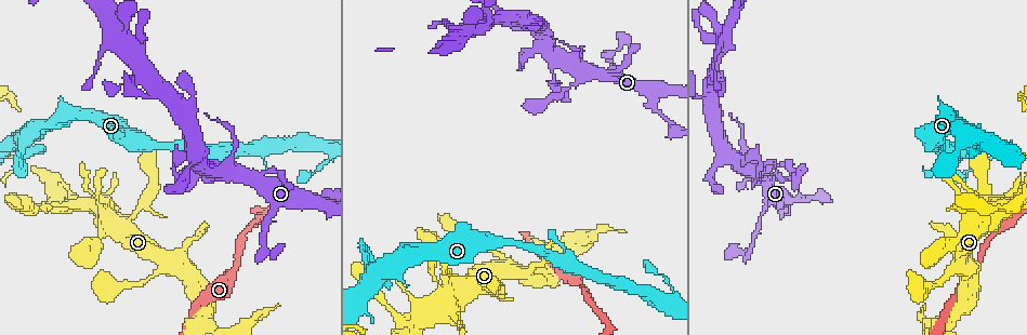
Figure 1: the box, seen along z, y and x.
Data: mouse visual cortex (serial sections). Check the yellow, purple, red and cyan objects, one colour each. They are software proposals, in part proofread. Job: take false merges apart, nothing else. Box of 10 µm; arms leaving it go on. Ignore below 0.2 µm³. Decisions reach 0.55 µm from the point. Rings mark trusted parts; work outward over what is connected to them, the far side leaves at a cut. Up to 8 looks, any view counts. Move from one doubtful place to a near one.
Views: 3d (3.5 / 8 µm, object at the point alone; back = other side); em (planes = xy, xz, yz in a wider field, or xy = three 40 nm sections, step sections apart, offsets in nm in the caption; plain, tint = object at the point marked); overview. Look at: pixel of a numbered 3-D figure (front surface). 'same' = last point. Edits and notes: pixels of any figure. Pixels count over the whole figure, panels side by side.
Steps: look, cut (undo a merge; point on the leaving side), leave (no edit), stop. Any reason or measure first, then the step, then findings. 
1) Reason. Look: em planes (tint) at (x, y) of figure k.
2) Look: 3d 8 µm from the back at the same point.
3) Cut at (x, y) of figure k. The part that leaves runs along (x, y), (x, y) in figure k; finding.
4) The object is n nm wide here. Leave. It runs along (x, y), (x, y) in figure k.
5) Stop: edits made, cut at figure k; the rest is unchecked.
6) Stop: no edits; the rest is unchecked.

Calibre changes. Look: 3d 3.5 µm at (236, 261) of figure 1.

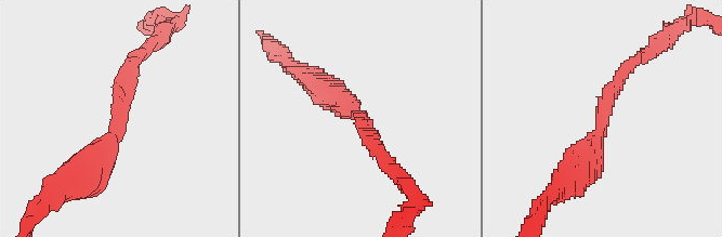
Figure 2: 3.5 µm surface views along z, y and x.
Need the tissue. Look: em xy step 3 (tint) at (361, 117) of figure 2.

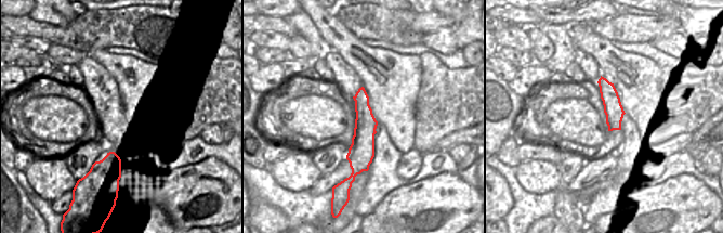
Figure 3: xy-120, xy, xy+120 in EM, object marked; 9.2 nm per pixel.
Cut it another way. Look: em planes (tint) at the same point.

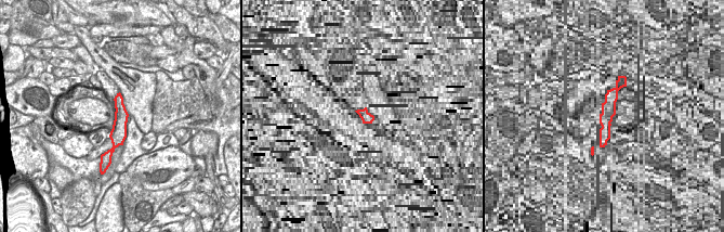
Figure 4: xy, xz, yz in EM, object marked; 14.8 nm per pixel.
The arms are 200, 450 nm wide. Leave. It runs along (575, 176), (607, 93), (639, 60) in figure 2; all the same cell.

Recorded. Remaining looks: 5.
Abrupt turn. Look: em xy step 1 (tint) at (511, 261) of figure 1.

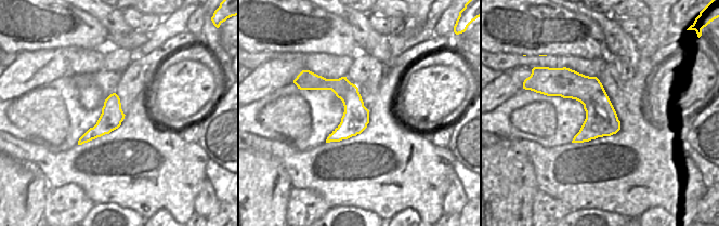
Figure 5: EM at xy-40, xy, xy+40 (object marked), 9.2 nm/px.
Wider look. Look: 3d 3.5 µm at the same point.

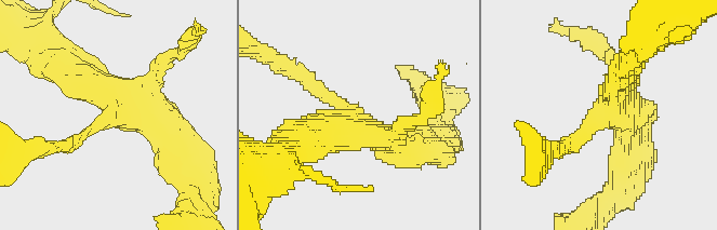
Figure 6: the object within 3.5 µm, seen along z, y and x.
Leave. It runs along (631, 66), (606, 112), (567, 145) in figure 6; one cell here.

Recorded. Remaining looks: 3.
A narrow waist. Look: 3d 3.5 µm at (139, 211) of figure 1.

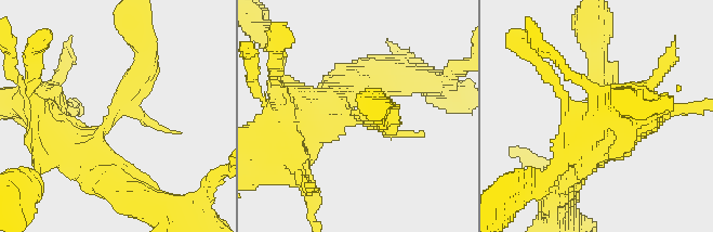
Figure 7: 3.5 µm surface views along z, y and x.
Need the tissue. Look: em xy step 3 (tint) at (114, 113) of figure 7.

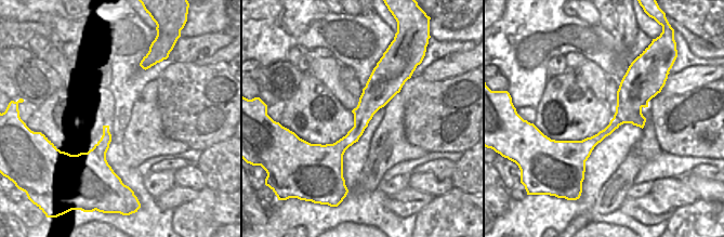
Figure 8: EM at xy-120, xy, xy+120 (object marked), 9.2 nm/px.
Leave. It runs along (100, 162), (83, 149), (143, 52) in figure 7; one cell here.

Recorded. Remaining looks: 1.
Stop: no edits; the rest is unchecked.

